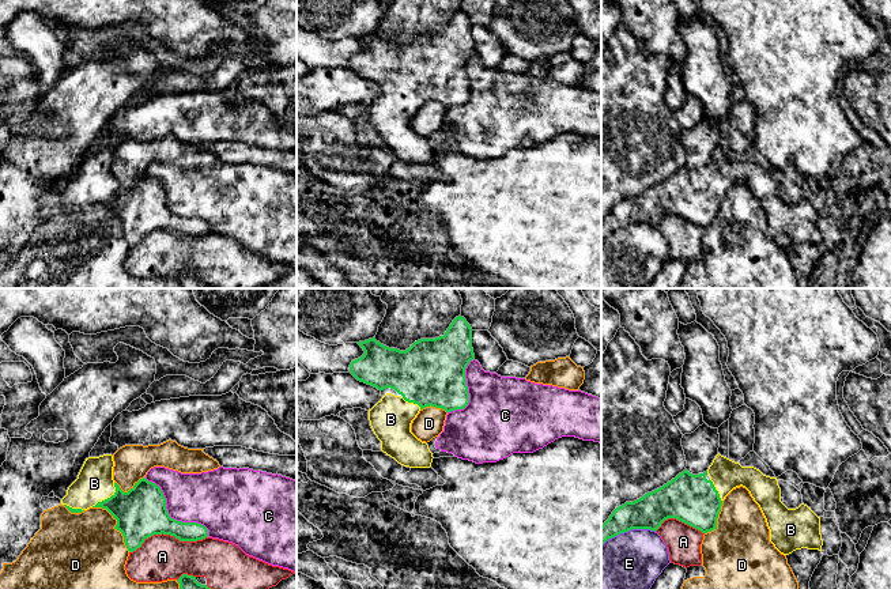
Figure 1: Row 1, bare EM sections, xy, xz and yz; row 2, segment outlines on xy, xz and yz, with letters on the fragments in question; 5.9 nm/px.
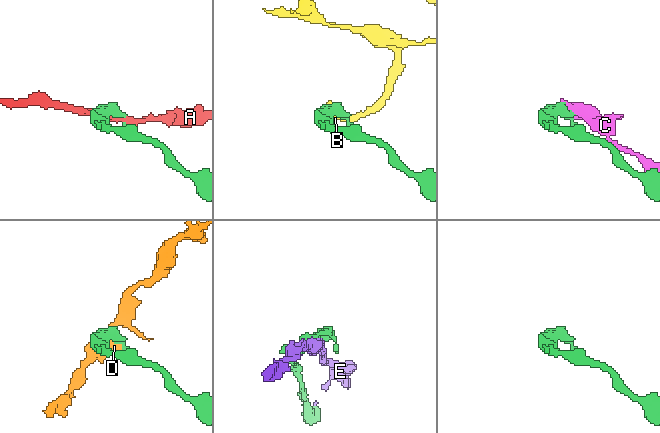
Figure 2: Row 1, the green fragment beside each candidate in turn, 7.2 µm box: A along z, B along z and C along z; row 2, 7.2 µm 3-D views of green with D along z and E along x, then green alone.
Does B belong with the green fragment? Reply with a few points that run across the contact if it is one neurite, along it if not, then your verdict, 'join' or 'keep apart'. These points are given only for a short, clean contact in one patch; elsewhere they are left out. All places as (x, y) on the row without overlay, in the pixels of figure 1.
line xy (140, 208), (108, 193), (94, 178); join

